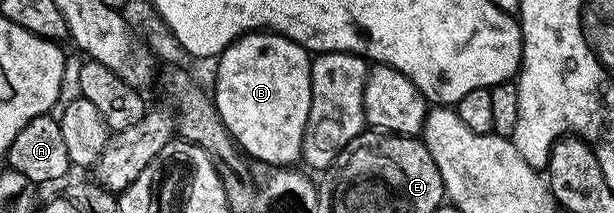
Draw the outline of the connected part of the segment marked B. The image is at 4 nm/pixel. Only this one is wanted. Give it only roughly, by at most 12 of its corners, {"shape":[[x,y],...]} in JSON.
{"shape":[[274,32],[218,55],[213,97],[248,159],[291,166],[308,51]]}

